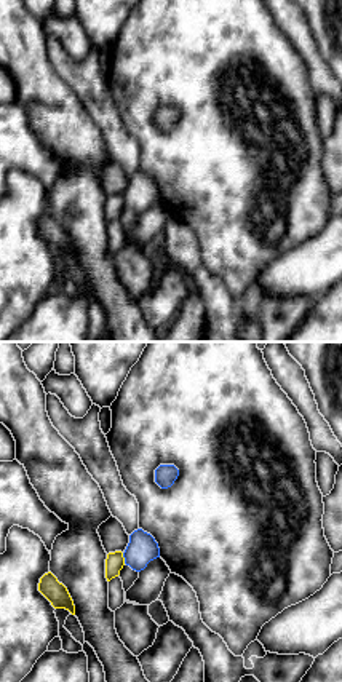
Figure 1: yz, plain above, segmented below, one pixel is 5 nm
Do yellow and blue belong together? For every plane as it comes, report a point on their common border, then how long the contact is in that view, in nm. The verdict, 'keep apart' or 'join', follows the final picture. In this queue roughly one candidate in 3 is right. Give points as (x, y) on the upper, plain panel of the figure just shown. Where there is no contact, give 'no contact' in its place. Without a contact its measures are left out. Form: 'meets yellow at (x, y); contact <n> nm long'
meets yellow at (123, 200); contact 60 nm long

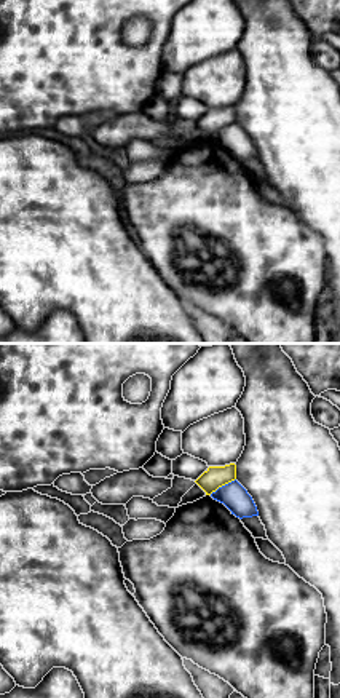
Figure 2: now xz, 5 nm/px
meets yellow at (222, 126); contact 160 nm long

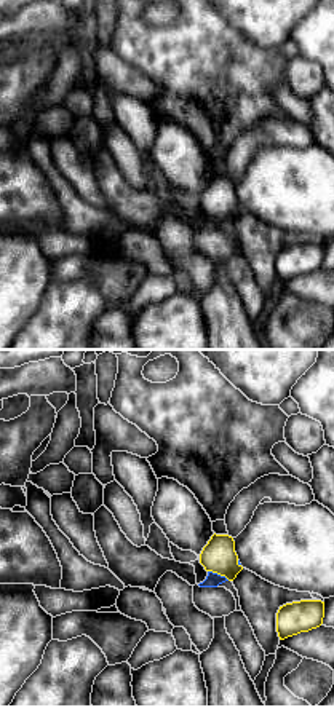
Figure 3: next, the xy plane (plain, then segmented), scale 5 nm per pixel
meets yellow at (219, 216); contact 120 nm long

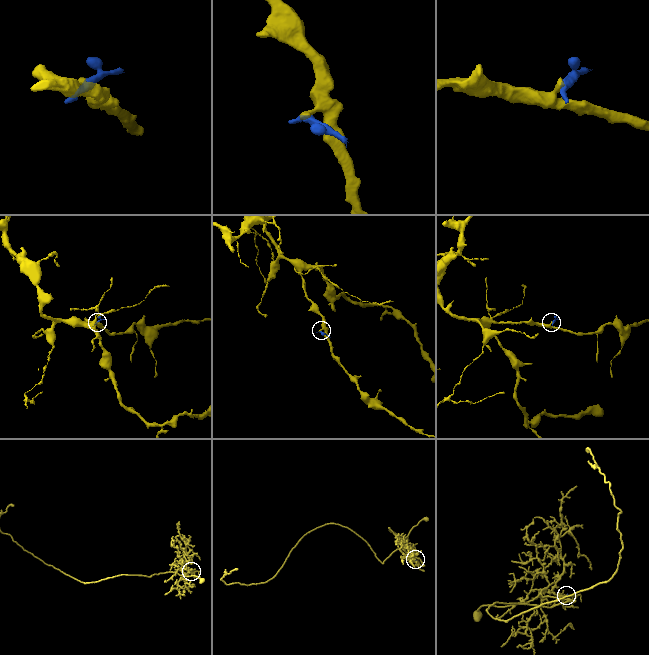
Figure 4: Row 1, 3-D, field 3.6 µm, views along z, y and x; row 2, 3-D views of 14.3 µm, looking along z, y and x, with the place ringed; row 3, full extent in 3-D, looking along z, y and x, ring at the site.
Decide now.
keep apart

